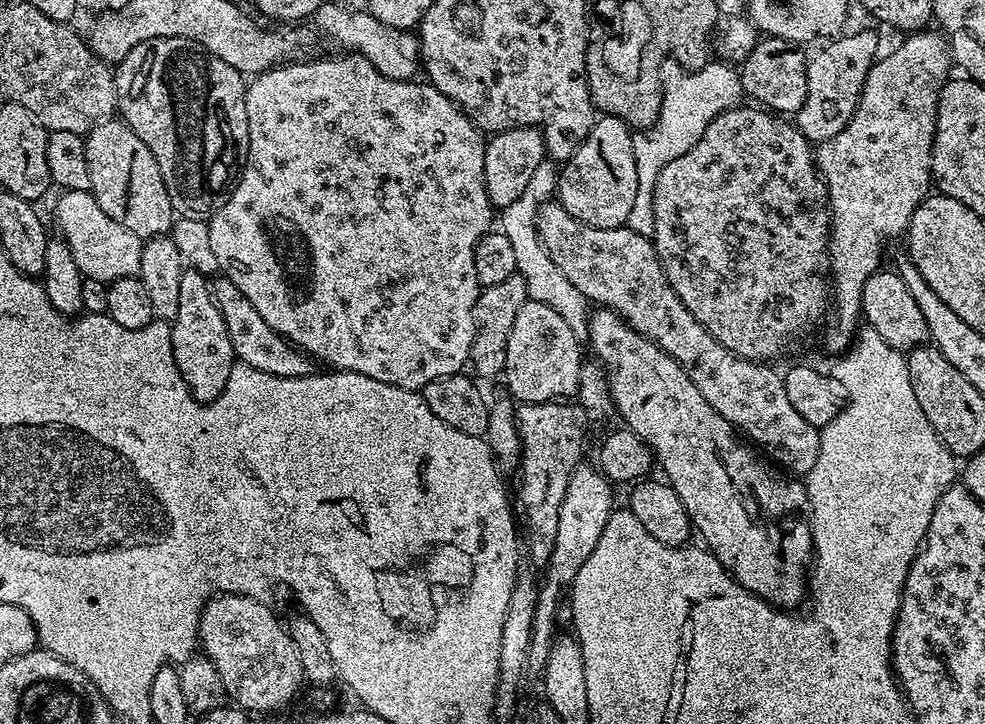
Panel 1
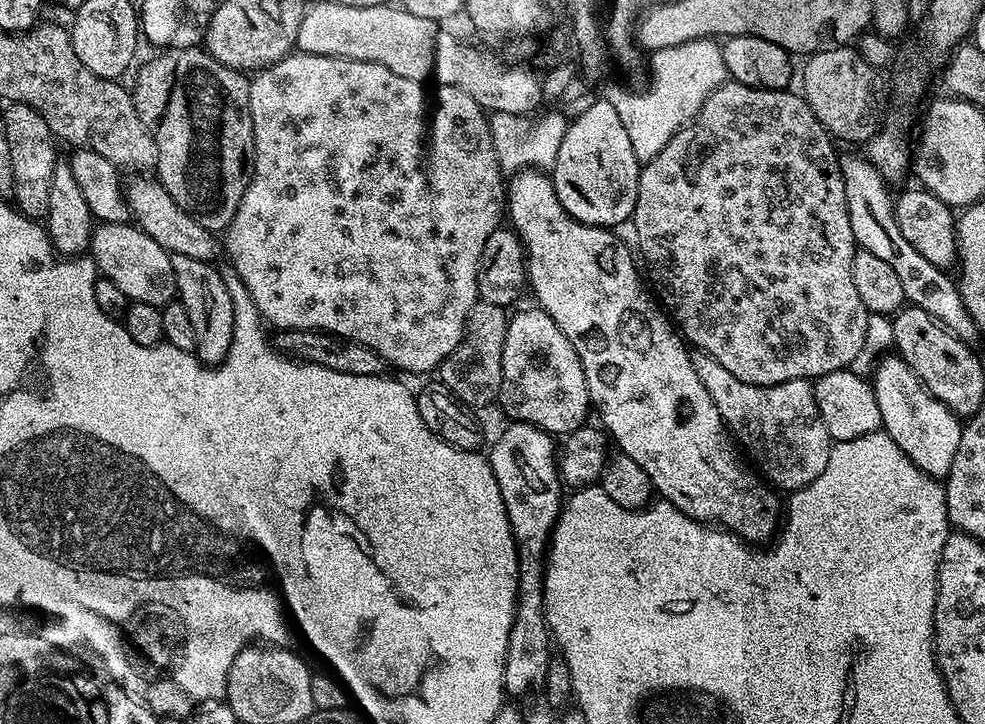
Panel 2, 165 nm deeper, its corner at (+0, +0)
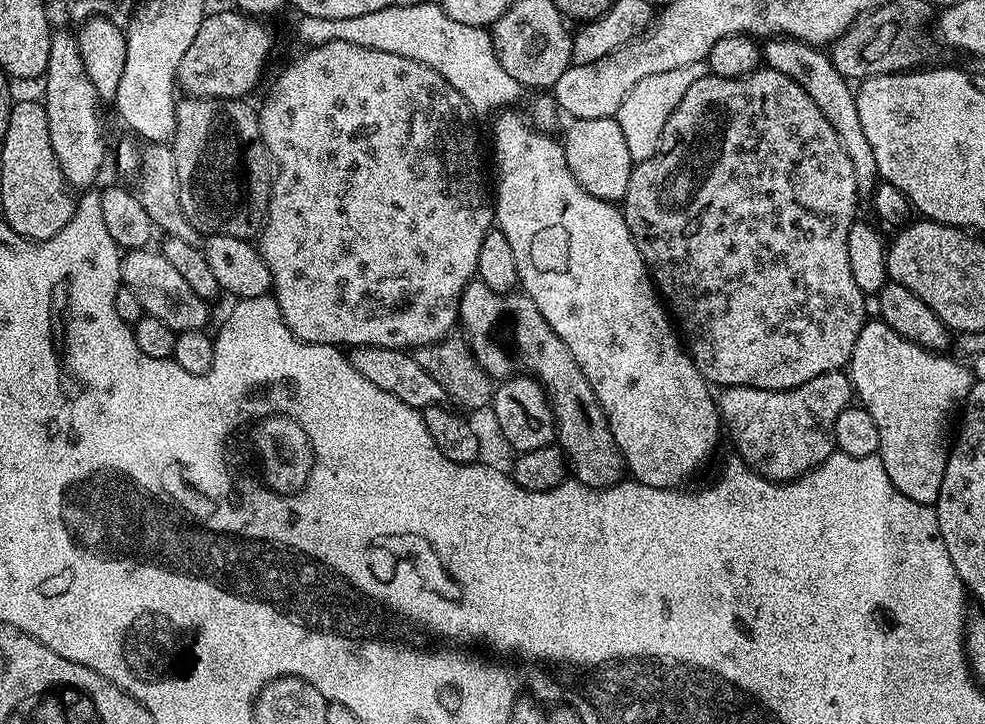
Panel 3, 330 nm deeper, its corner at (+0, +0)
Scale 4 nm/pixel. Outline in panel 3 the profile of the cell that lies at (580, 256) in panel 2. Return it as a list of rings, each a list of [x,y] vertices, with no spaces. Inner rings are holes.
[[[504,110],[495,117],[496,121],[492,124],[492,132],[496,135],[496,164],[500,167],[500,177],[494,180],[494,220],[498,225],[498,231],[506,234],[506,242],[510,242],[510,247],[514,250],[514,262],[518,262],[519,287],[524,295],[528,296],[542,310],[542,318],[550,322],[550,330],[566,342],[570,354],[574,354],[574,362],[586,374],[586,382],[594,390],[598,402],[608,419],[610,434],[614,434],[614,442],[618,446],[620,453],[624,455],[625,469],[630,473],[631,479],[637,484],[645,484],[651,488],[678,488],[681,487],[708,459],[712,456],[712,451],[716,448],[720,436],[722,440],[722,421],[720,409],[714,399],[713,389],[710,387],[704,375],[694,366],[691,356],[688,355],[661,297],[656,291],[656,285],[652,282],[652,277],[648,274],[648,267],[644,264],[642,254],[630,234],[630,230],[624,221],[624,213],[613,201],[594,198],[570,174],[570,166],[566,162],[563,143],[555,135],[549,134],[537,127],[531,120],[516,110]]]

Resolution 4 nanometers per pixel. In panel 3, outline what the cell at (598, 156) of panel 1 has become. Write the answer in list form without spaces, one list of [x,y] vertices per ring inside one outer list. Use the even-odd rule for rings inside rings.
[[[586,118],[572,120],[569,125],[568,133],[562,136],[562,143],[570,174],[574,174],[578,186],[594,194],[594,198],[623,201],[634,161],[630,158],[630,149],[626,147],[620,123],[614,118]]]

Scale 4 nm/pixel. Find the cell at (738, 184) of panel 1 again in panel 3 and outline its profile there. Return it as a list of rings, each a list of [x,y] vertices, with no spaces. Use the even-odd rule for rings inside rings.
[[[761,66],[755,72],[738,78],[709,74],[698,78],[694,86],[682,94],[674,114],[670,114],[662,130],[658,151],[633,167],[622,201],[622,211],[657,293],[670,309],[694,366],[698,366],[709,385],[720,388],[750,386],[785,392],[810,382],[810,378],[818,378],[818,374],[841,371],[851,360],[854,342],[858,340],[858,334],[866,322],[866,294],[858,290],[854,283],[854,274],[850,274],[850,257],[846,251],[846,234],[857,215],[856,199],[854,166],[850,158],[846,158],[846,150],[842,150],[838,134],[834,134],[834,126],[830,126],[830,122],[826,122],[826,114],[814,106],[814,98],[810,98],[810,94],[806,94],[798,82],[786,78],[786,74],[777,68]]]

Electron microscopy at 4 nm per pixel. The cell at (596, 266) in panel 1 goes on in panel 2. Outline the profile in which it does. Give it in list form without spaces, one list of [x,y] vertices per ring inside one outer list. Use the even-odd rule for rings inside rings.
[[[693,351],[692,361],[702,386],[706,386],[710,398],[714,398],[714,406],[718,406],[718,414],[722,414],[729,433],[750,460],[752,455],[751,463],[769,485],[795,490],[820,479],[822,470],[826,470],[826,462],[830,462],[834,441],[822,422],[822,414],[818,414],[818,402],[809,381],[754,386],[734,378],[730,370],[722,370],[722,366],[705,352]]]

